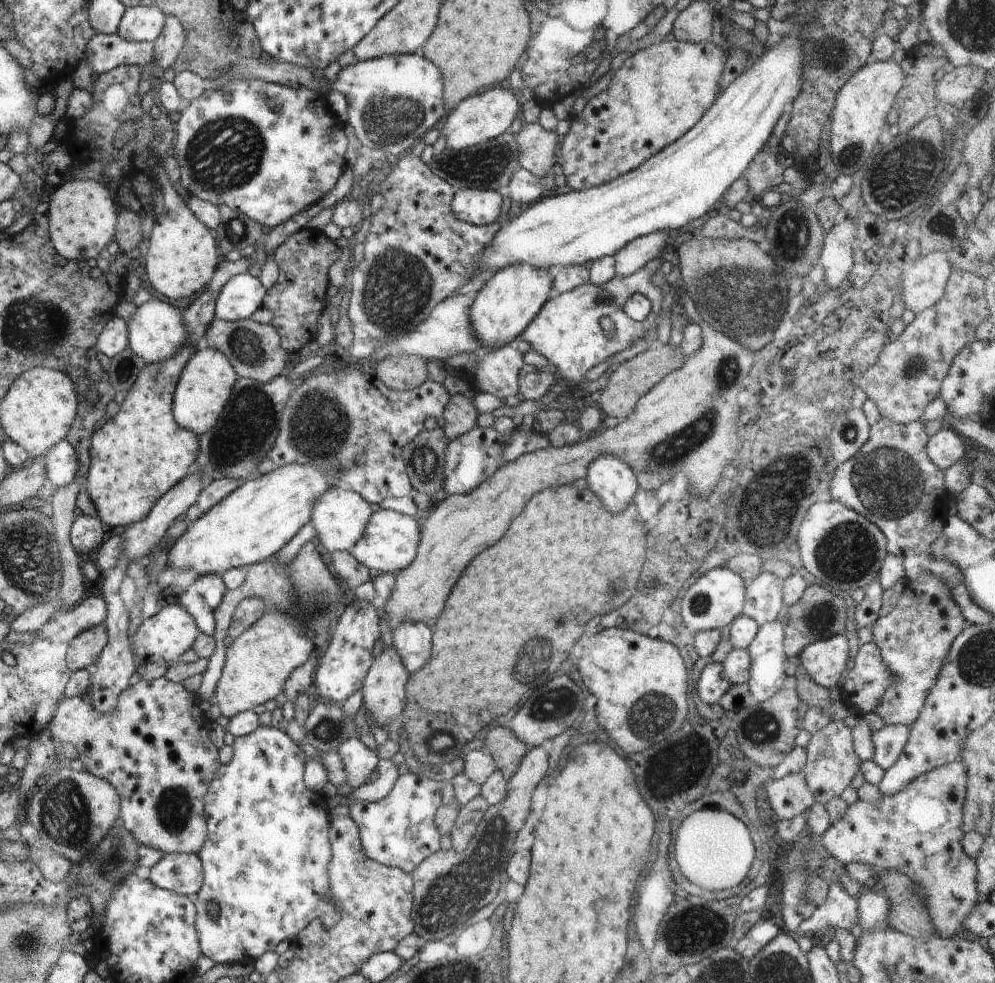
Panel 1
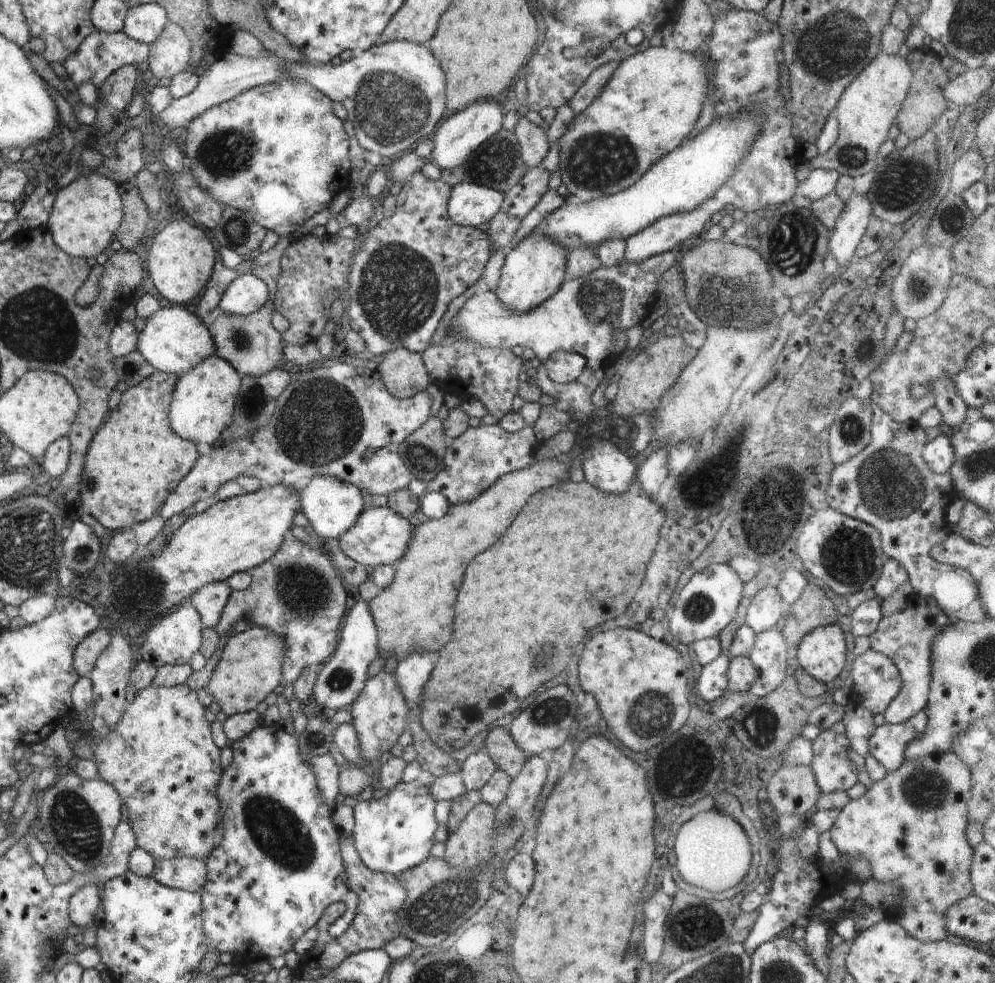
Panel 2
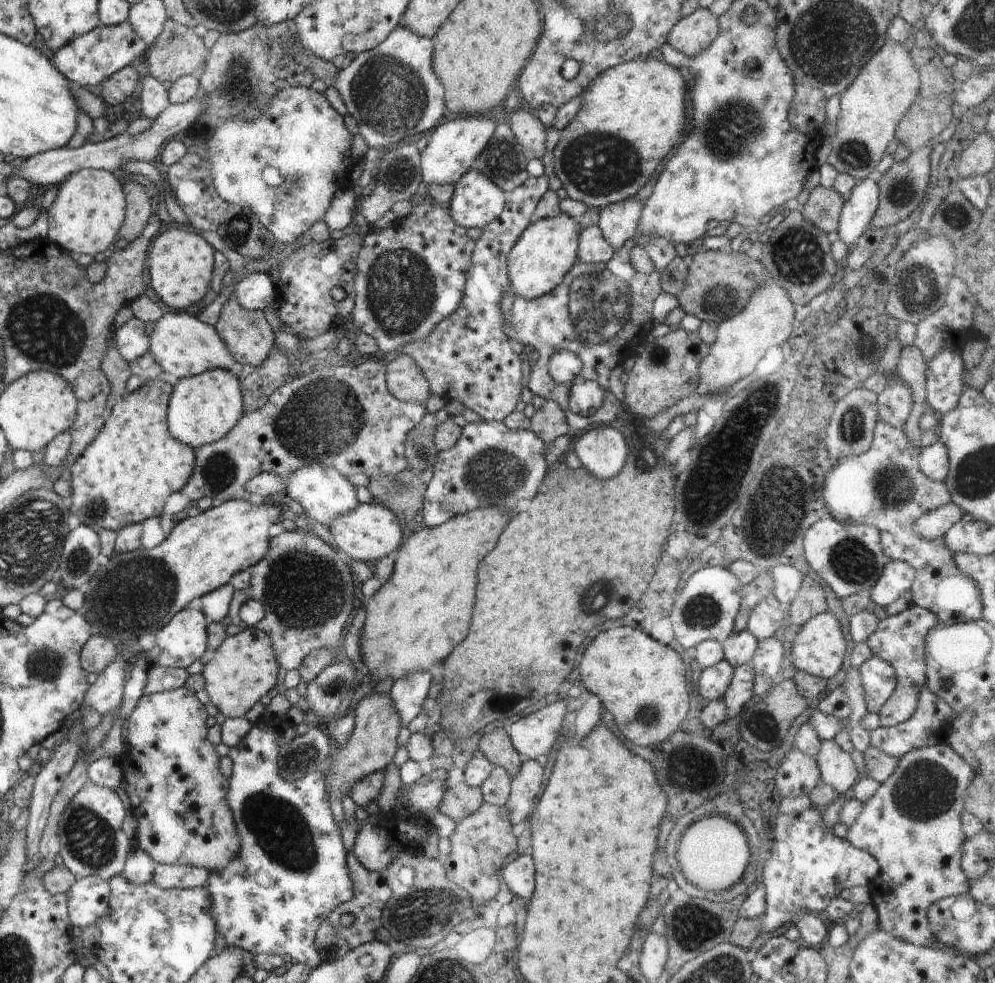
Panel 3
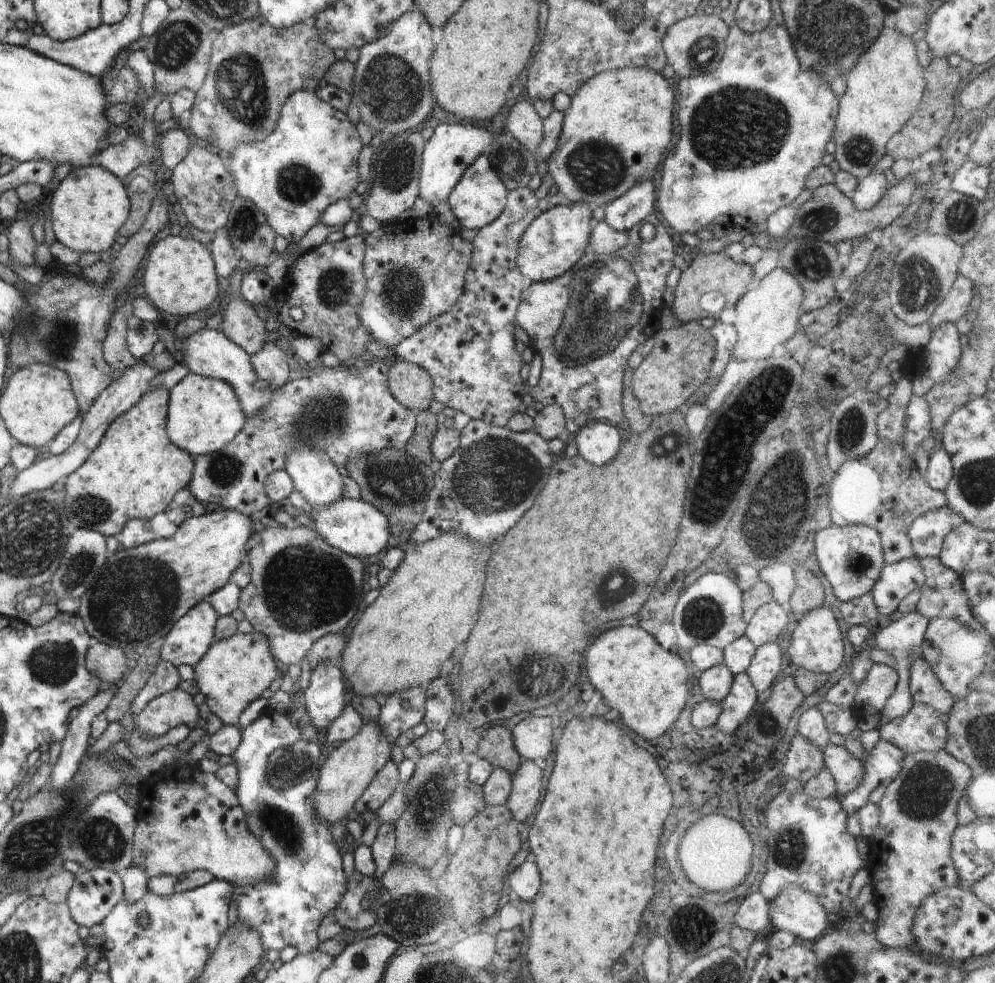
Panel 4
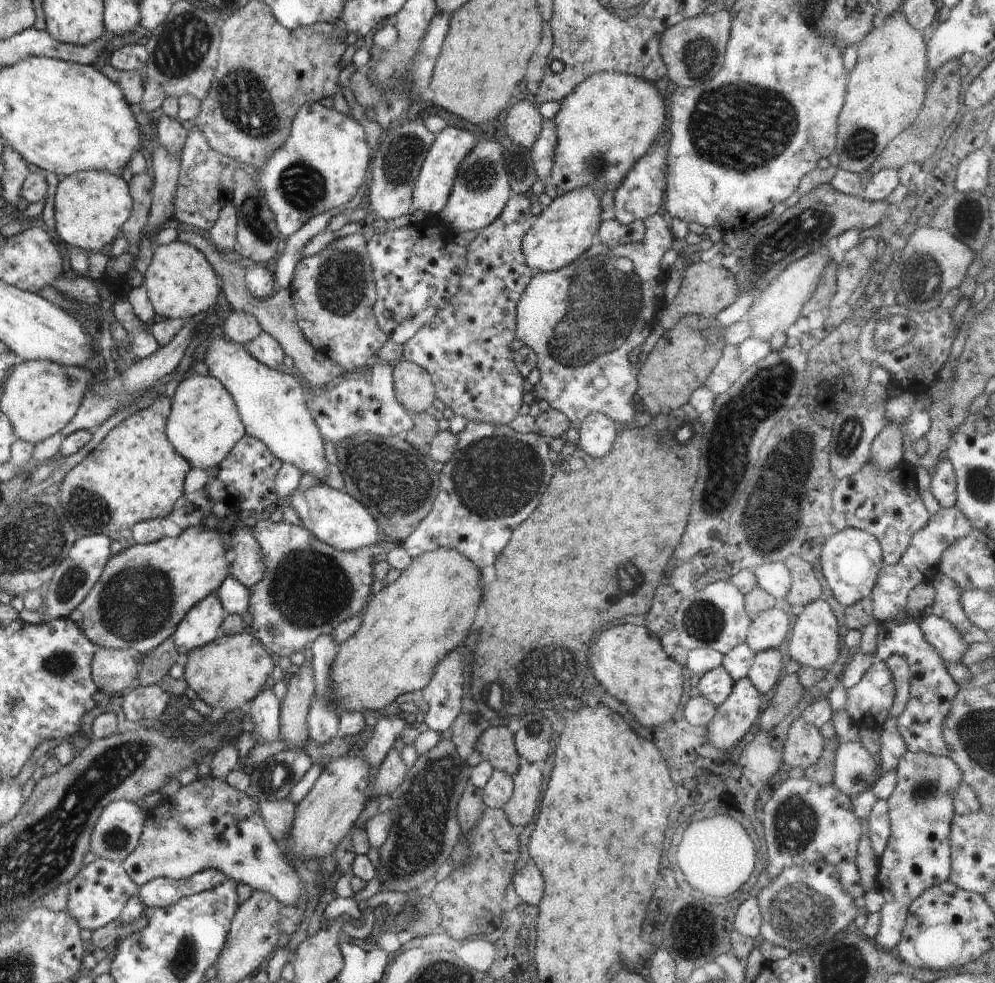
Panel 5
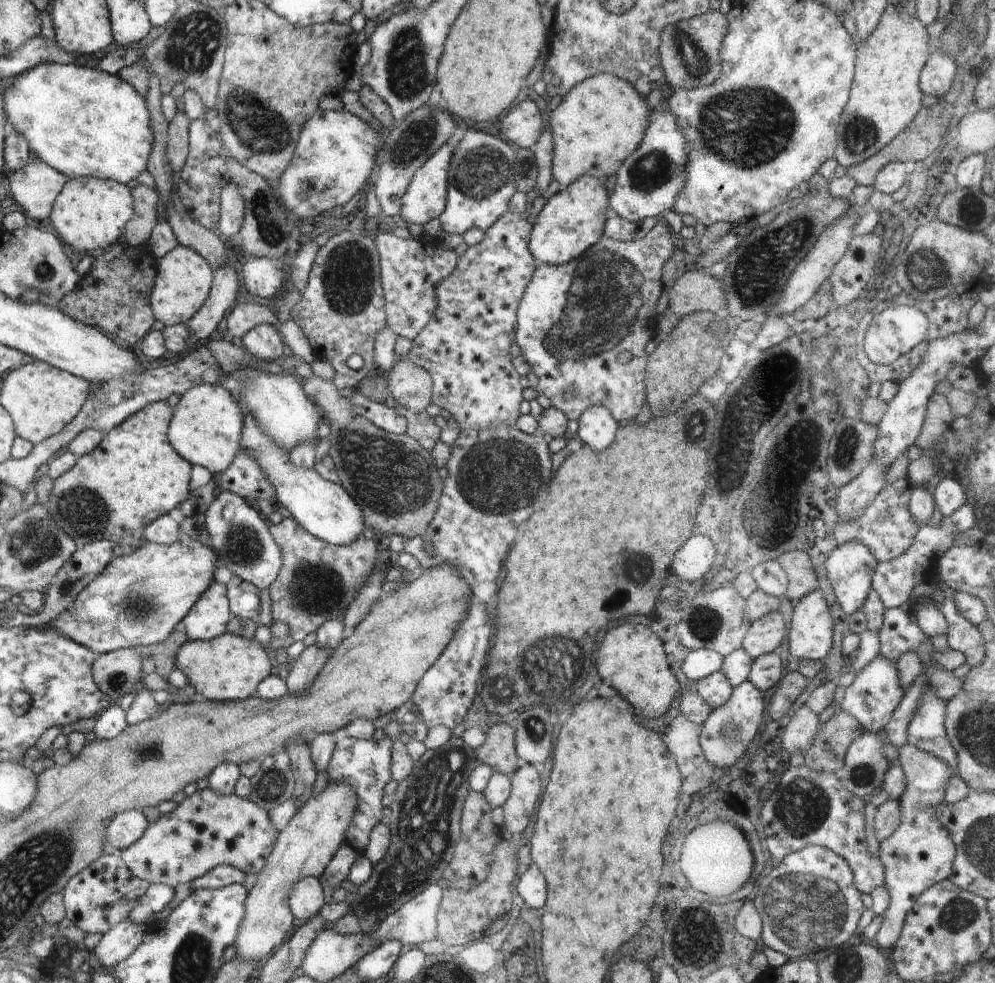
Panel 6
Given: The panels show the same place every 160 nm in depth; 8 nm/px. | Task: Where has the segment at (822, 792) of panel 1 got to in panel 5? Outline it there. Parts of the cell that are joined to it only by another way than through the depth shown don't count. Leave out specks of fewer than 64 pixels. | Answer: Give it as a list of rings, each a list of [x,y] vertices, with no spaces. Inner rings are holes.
[[[839,743],[834,750],[833,785],[845,796],[858,797],[881,778],[880,763],[861,743]]]

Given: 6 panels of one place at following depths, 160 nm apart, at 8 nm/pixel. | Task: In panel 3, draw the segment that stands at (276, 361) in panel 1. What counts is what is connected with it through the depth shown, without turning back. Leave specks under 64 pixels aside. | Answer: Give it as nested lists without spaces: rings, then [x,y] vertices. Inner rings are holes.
[[[234,292],[230,293],[228,300],[225,300],[215,329],[229,351],[232,351],[232,356],[243,365],[258,366],[262,364],[272,348],[277,347],[274,342],[274,331],[266,321],[263,311],[249,311],[242,308],[238,304]]]

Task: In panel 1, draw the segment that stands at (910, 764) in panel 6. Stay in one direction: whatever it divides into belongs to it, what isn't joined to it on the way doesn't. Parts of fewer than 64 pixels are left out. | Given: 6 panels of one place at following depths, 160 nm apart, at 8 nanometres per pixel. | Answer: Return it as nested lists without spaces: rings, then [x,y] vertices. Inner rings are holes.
[[[956,760],[918,775],[908,786],[894,795],[882,795],[877,804],[858,799],[820,837],[830,856],[843,865],[862,862],[872,868],[875,877],[885,871],[907,874],[917,883],[917,894],[922,897],[929,912],[935,934],[945,939],[956,937],[964,931],[963,920],[979,902],[977,891],[977,862],[963,849],[963,806],[967,793],[967,770],[965,764]]]

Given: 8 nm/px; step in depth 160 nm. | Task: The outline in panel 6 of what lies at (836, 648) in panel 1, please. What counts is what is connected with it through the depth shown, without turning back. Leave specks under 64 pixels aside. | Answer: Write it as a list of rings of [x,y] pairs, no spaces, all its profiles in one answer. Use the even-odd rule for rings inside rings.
[[[816,590],[794,605],[788,632],[790,658],[824,661],[833,643],[833,619],[823,592]]]

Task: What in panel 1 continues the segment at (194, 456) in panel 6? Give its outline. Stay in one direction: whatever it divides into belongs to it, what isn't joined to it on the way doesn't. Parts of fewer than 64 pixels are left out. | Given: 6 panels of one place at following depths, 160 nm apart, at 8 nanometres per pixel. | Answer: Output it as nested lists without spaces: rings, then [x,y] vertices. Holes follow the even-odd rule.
[[[212,347],[196,351],[185,364],[173,394],[172,412],[176,422],[196,436],[212,430],[219,421],[237,380],[236,371],[220,351]]]

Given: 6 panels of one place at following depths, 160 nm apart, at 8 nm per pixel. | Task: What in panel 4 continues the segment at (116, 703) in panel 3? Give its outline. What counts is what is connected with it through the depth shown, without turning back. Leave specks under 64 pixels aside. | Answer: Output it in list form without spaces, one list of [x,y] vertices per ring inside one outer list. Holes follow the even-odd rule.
[[[107,685],[106,689],[96,693],[78,709],[76,716],[72,719],[66,738],[61,742],[62,750],[58,761],[53,766],[48,782],[49,789],[62,792],[62,789],[71,782],[80,761],[90,748],[88,738],[91,735],[91,722],[95,716],[106,710],[113,694],[114,689]]]

